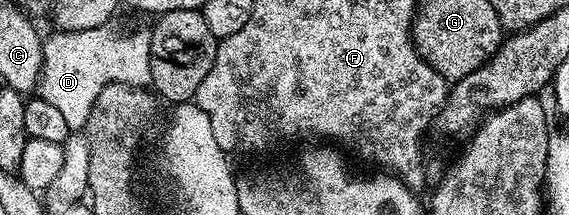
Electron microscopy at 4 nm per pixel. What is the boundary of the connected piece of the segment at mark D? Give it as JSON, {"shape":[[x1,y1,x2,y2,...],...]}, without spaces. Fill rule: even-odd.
{"shape":[[104,28,102,30,77,30,74,32,55,32,55,35,50,39,49,37,43,43,43,72,39,79,37,87,38,97,49,100,49,104,53,104,65,115,65,121,69,123,69,128,73,132,79,132,84,129,89,120,89,112,93,108,93,104,97,100,97,96,101,96,101,90,106,85,113,84,127,84,129,86,142,86,144,88,151,86,151,36,146,29,135,30,131,35,118,34,117,31,111,30,112,28]]}

